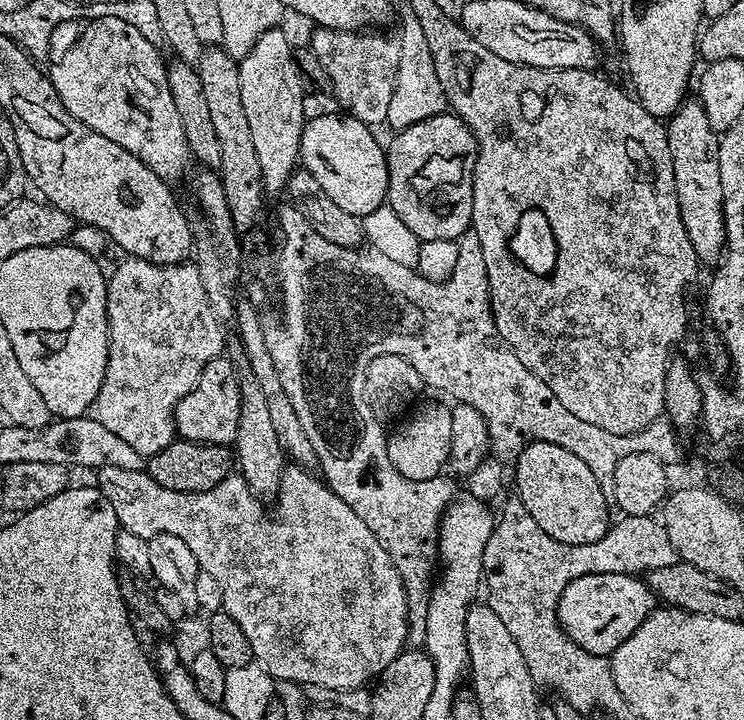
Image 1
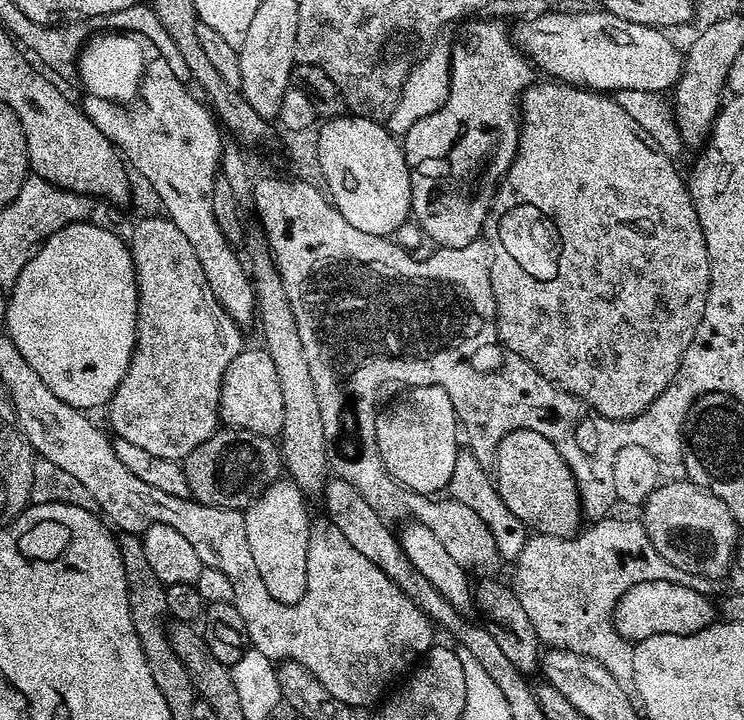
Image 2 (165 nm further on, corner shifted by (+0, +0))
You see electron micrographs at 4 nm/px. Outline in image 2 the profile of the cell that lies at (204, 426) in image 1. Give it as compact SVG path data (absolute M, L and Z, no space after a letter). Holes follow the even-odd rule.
M245 347L234 362L226 366L220 391L220 419L229 428L279 437L282 430L282 386L278 383L278 370L274 370L274 362L263 347Z

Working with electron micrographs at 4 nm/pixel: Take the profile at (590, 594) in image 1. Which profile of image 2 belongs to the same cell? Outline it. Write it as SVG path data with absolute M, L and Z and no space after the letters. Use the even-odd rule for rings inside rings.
M647 580L638 582L638 586L630 586L626 594L616 603L616 609L612 615L614 626L618 634L624 640L639 642L650 638L654 634L698 634L698 630L706 630L712 624L717 623L718 608L711 595L704 595L699 587L691 589L678 582L666 582L665 580Z

